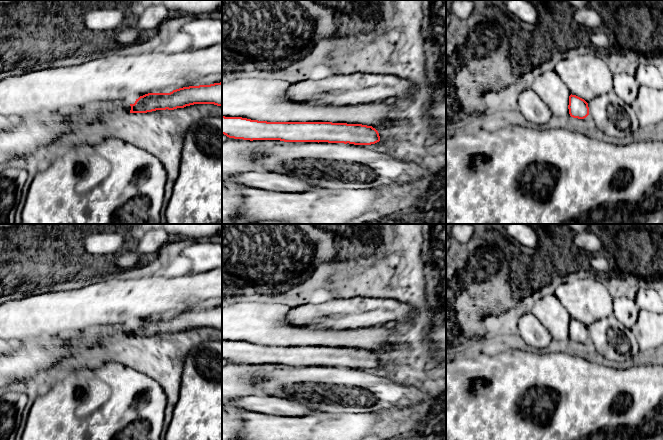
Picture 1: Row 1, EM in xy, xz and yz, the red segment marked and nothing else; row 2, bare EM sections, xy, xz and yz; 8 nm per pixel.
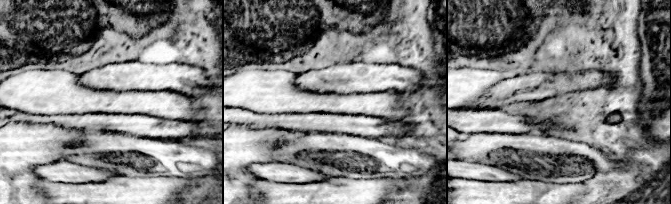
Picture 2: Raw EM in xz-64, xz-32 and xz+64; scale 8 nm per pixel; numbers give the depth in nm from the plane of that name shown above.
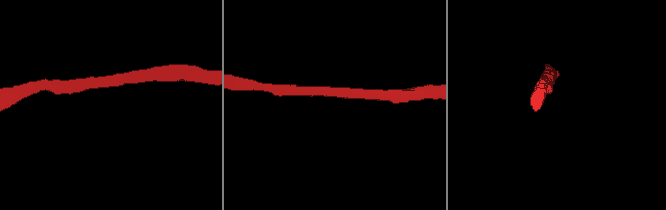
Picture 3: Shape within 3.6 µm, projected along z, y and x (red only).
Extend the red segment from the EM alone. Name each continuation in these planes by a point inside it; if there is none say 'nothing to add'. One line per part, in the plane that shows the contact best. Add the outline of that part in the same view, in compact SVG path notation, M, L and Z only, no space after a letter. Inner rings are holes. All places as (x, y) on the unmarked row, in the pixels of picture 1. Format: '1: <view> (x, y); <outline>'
nothing to add

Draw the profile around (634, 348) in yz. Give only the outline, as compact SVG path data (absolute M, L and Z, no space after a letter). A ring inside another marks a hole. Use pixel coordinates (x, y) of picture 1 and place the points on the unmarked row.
M613 314L587 327L596 349L612 362L626 365L639 353L631 329L623 326Z

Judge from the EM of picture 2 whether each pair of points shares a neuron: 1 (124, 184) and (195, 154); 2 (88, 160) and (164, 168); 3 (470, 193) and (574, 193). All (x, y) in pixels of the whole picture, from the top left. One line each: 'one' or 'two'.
1: two
2: one
3: one

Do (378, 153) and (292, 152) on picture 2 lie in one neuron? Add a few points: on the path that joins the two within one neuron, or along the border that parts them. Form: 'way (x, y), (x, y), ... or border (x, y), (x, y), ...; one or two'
way (357, 153), (331, 153), (325, 148), (313, 148); one

